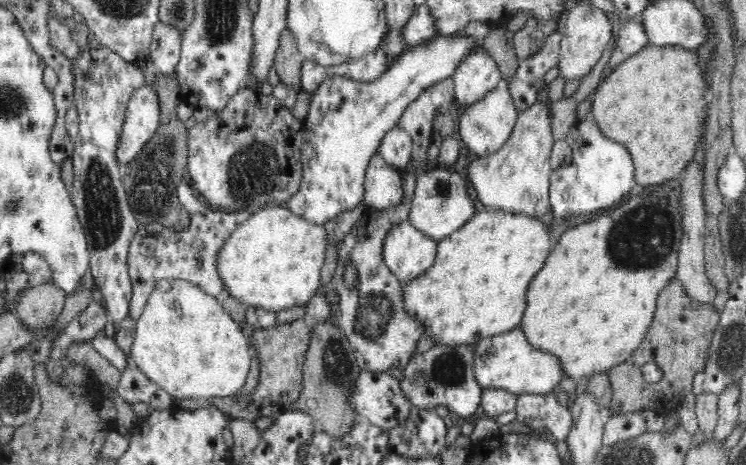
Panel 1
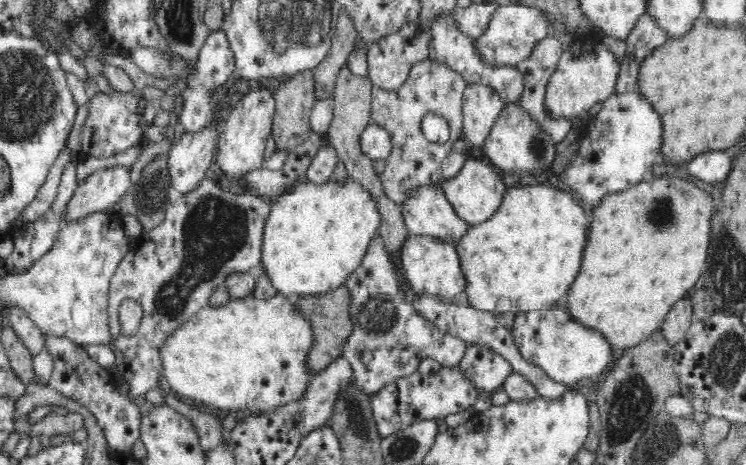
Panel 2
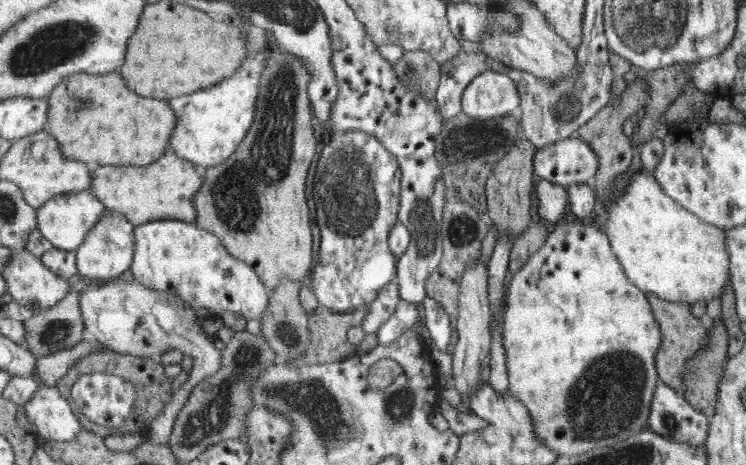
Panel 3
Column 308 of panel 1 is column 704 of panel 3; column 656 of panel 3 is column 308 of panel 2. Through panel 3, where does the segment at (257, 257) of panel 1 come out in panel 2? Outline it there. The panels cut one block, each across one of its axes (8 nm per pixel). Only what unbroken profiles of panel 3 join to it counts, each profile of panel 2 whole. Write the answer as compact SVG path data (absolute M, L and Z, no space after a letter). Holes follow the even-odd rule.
M348 180L346 184L328 181L318 184L308 181L298 184L294 190L271 200L260 260L264 275L276 287L277 293L292 299L337 289L362 262L373 237L380 231L380 220L376 202L358 181Z

